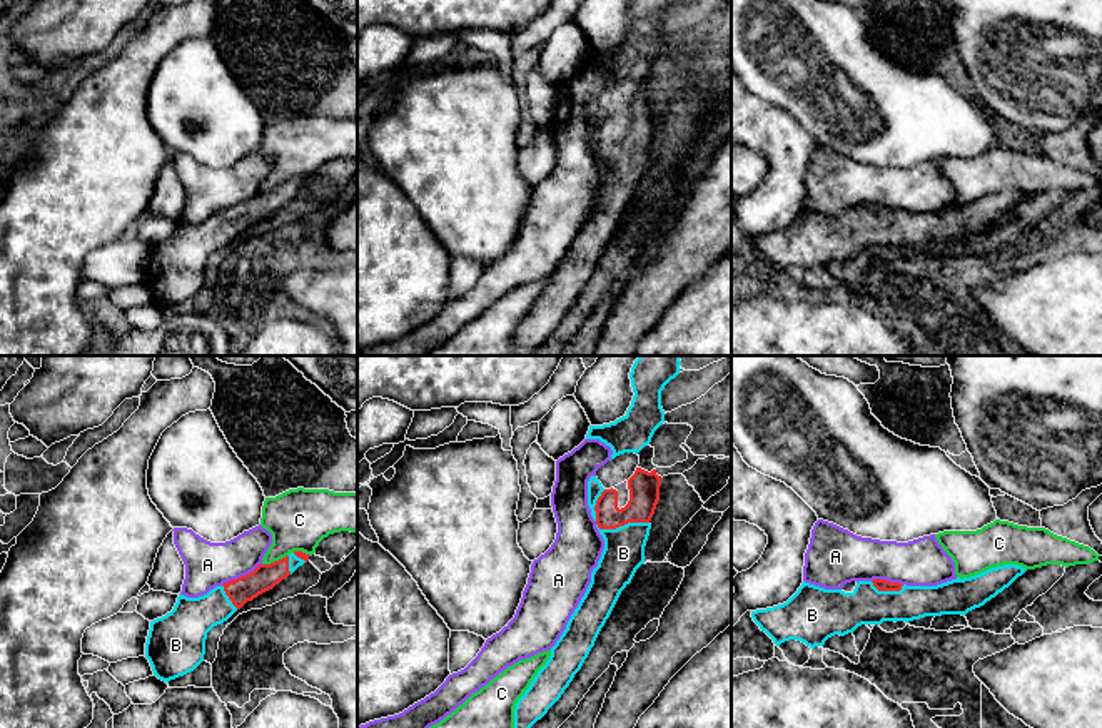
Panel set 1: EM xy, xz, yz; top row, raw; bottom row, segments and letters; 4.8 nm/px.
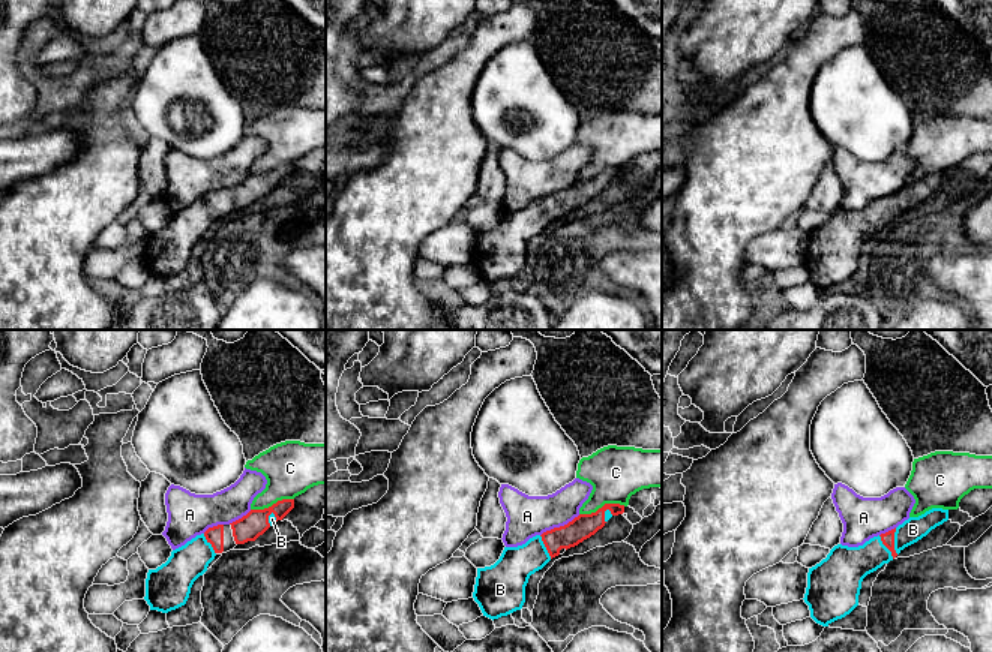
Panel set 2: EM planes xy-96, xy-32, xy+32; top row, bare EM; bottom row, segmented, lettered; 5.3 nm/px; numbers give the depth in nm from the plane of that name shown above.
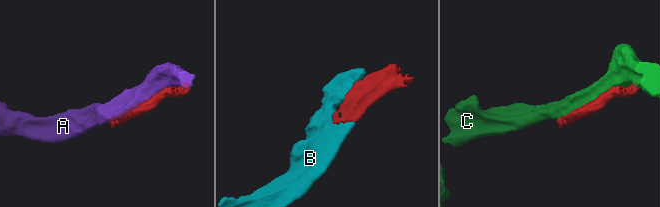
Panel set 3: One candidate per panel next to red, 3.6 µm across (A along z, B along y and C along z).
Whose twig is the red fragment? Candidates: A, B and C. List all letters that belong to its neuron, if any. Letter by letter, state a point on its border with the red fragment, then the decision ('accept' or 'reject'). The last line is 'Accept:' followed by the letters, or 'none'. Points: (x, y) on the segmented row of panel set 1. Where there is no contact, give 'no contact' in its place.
A: meets red in xy at (241, 576); reject
B: meets red in xz at (621, 525); accept
C: meets red in xy at (274, 561); reject
Accept: B

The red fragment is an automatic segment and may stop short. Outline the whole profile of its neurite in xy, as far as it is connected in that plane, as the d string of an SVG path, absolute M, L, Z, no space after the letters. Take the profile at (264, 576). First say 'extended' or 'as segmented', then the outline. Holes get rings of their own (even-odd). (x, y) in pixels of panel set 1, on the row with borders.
extended; M294 551L270 564L259 564L252 573L215 586L204 596L179 594L170 613L150 621L145 658L154 676L169 683L194 671L204 661L207 633L214 626L227 621L247 601L272 589L307 561L309 554Z

